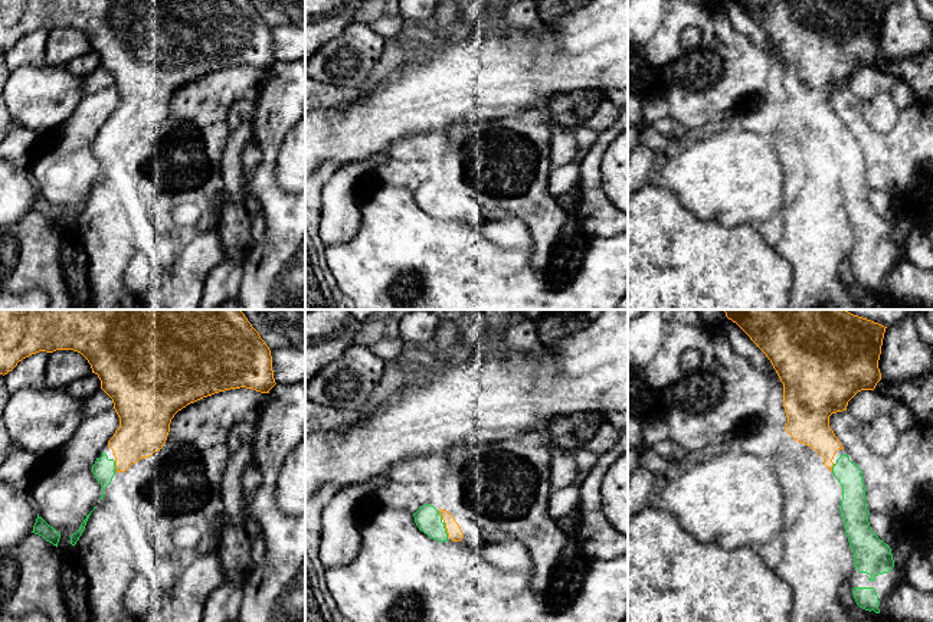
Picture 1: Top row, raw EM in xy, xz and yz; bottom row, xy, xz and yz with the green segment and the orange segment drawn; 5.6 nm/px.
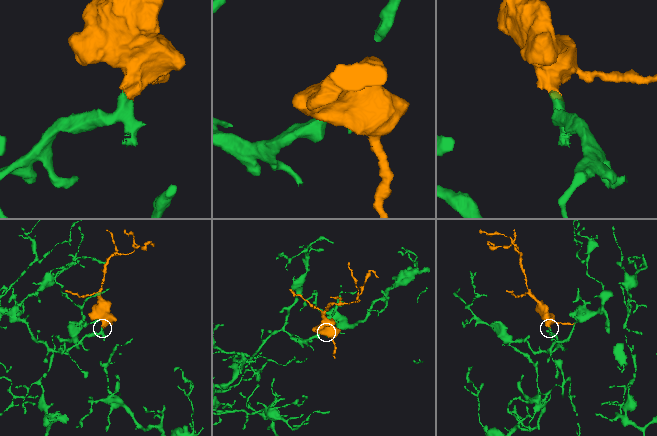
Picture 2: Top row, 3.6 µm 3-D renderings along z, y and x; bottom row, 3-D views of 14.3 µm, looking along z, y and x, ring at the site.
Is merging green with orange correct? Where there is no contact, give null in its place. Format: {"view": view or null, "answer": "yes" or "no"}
{"view": "xz", "answer": "yes"}

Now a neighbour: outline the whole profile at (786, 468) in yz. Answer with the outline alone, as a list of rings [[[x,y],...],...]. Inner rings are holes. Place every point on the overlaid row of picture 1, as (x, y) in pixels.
[[[778,454],[770,459],[783,491],[783,528],[792,527],[808,504],[808,492],[799,464],[789,454]]]

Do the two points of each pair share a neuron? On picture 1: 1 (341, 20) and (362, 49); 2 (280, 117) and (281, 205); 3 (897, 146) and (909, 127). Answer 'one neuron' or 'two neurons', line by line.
1: two neurons
2: one neuron
3: one neuron

